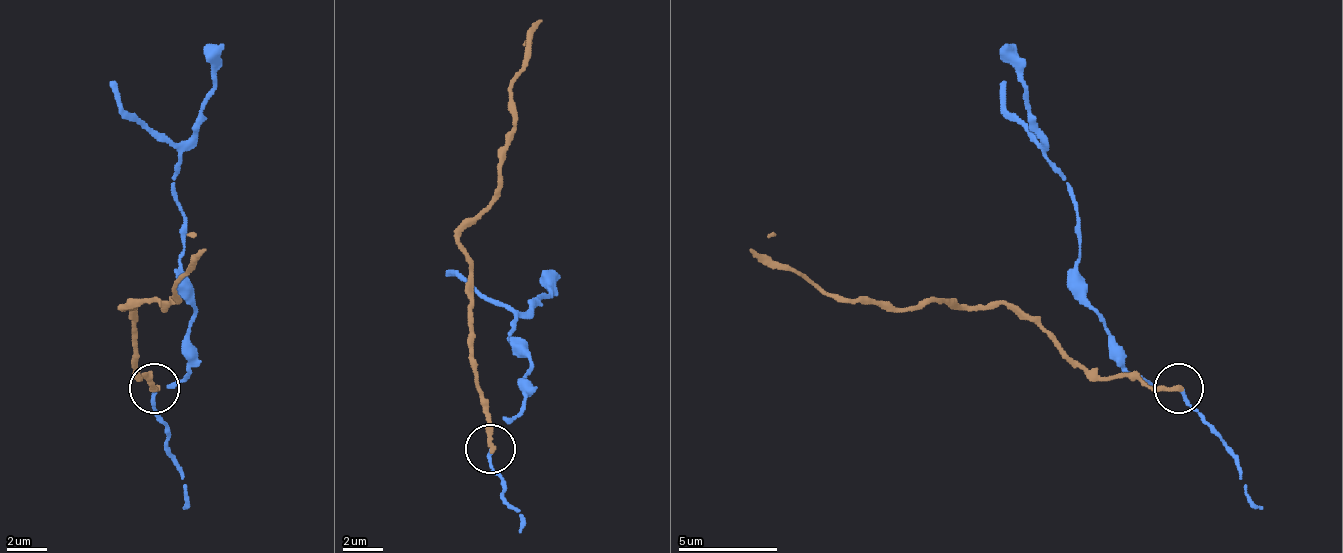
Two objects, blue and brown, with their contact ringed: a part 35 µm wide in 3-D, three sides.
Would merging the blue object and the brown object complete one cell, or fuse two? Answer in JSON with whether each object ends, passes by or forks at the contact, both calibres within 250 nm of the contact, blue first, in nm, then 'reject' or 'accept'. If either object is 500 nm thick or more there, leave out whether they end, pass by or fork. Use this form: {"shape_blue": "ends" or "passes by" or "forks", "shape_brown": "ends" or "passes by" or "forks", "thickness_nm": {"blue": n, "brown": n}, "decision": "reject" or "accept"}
{"shape_blue": "passes by", "shape_brown": "ends", "thickness_nm": {"blue": 130, "brown": 280}, "decision": "reject"}

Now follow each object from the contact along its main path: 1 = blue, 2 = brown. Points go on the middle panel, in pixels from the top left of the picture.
1: (491, 450), (511, 420), (531, 370), (511, 336), (516, 316), (551, 291), (556, 272)
2: (491, 450), (477, 361), (472, 272), (462, 232), (496, 192), (526, 34), (521, 44)

